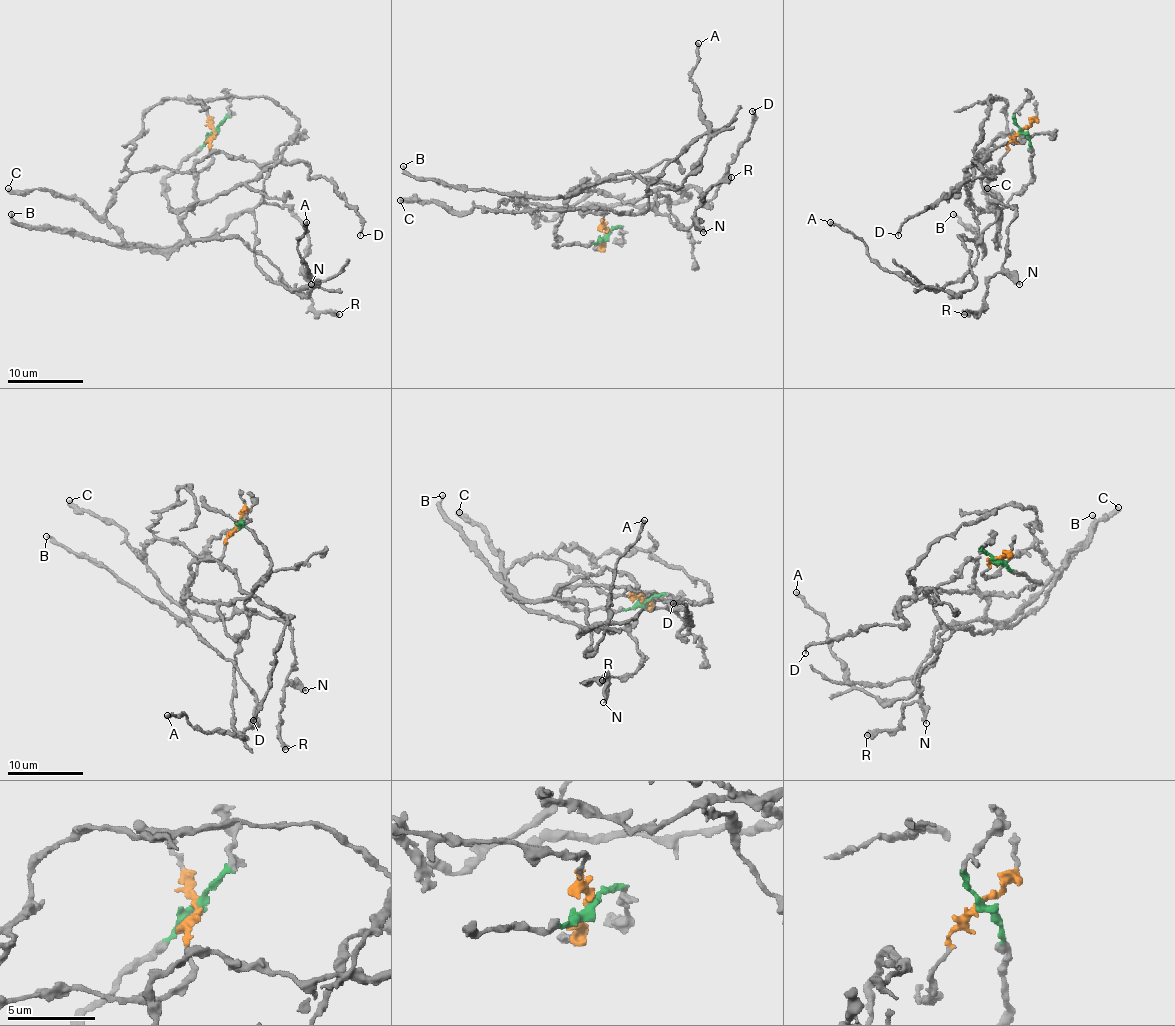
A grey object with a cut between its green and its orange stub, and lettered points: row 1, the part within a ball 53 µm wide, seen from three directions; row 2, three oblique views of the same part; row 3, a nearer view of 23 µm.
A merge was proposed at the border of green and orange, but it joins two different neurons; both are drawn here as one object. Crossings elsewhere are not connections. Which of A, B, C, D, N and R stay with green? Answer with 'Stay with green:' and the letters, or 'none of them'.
Stay with green: A, B, D

